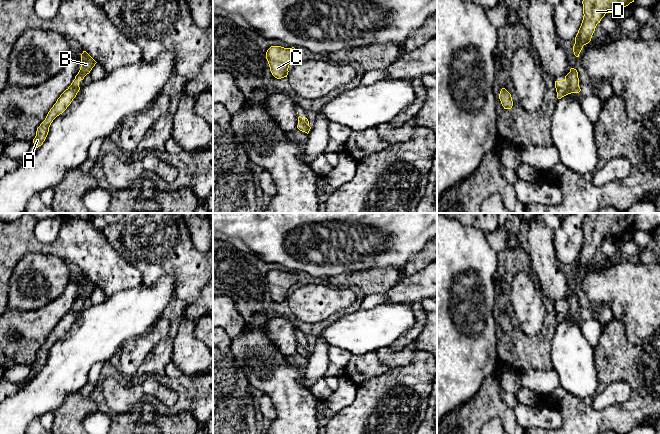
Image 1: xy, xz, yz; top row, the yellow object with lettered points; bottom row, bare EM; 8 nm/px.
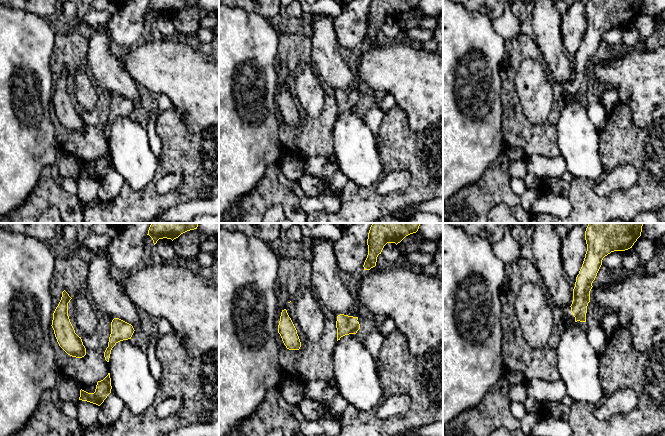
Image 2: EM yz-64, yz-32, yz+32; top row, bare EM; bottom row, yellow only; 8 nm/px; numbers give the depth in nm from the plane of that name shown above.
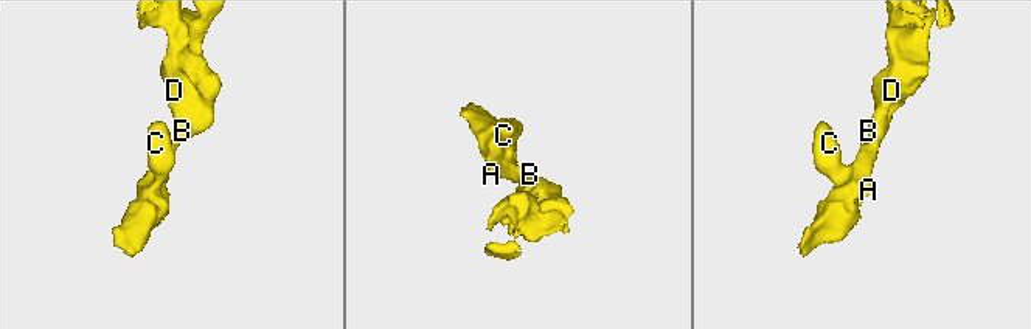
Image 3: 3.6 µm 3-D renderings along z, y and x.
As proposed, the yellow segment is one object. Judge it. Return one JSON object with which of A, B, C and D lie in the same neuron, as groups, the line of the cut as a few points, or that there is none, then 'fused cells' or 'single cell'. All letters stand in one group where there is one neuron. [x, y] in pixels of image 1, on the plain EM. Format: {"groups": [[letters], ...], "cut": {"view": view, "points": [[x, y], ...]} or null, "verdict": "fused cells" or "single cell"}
{"groups": [["A", "B", "C", "D"]], "cut": null, "verdict": "single cell"}

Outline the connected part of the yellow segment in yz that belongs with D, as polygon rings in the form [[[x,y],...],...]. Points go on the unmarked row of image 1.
[[[587,213],[583,220],[583,244],[575,261],[573,276],[576,281],[591,265],[595,252],[606,237],[617,239],[634,226],[637,213]]]

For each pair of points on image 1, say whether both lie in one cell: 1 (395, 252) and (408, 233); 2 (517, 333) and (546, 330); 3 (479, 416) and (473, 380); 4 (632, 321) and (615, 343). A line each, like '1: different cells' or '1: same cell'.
1: same cell
2: same cell
3: different cells
4: different cells

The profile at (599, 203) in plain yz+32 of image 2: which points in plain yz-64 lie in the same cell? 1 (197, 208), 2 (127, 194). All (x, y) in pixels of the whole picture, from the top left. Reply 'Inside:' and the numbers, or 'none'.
Inside: 2

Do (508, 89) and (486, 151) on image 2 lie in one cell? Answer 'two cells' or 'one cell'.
two cells

